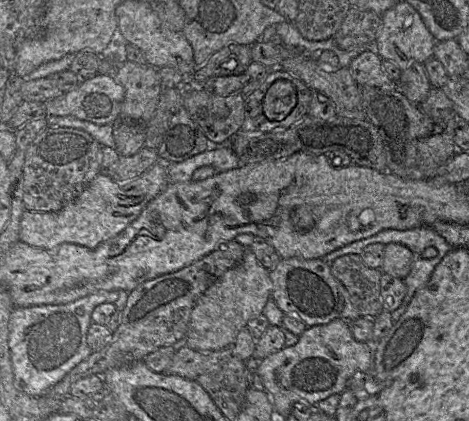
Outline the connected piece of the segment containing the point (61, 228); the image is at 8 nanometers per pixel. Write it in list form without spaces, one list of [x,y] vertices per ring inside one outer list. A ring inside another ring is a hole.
[[[157,161],[141,175],[126,182],[116,182],[109,176],[97,173],[81,194],[60,210],[25,210],[20,221],[19,240],[43,249],[52,249],[62,243],[95,248],[124,230],[168,184],[166,163],[162,161]]]

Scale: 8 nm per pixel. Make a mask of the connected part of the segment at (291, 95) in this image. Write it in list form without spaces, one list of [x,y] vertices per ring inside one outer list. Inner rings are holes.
[[[277,80],[264,96],[263,112],[269,120],[282,120],[294,109],[296,102],[294,84],[288,80]]]

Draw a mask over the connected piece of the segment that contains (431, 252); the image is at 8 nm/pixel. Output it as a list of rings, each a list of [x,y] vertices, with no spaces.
[[[421,226],[409,230],[397,230],[397,229],[386,229],[383,230],[376,235],[362,239],[353,243],[350,243],[342,248],[334,250],[329,254],[325,255],[323,258],[324,262],[331,264],[335,259],[347,255],[347,254],[361,254],[365,247],[373,243],[382,243],[382,244],[389,244],[389,243],[399,243],[402,245],[407,246],[413,253],[413,265],[411,268],[410,273],[404,279],[407,292],[403,299],[402,304],[398,309],[391,312],[392,319],[396,323],[402,315],[406,312],[411,300],[413,299],[416,292],[422,288],[429,280],[430,277],[435,270],[436,266],[441,262],[441,260],[451,251],[452,247],[449,243],[439,235],[432,227],[428,226]]]

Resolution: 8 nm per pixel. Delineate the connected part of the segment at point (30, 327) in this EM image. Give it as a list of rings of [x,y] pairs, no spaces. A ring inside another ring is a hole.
[[[118,290],[99,291],[66,304],[15,307],[9,320],[8,346],[15,386],[29,396],[42,396],[92,352],[86,341],[91,313],[101,303],[113,303]]]

